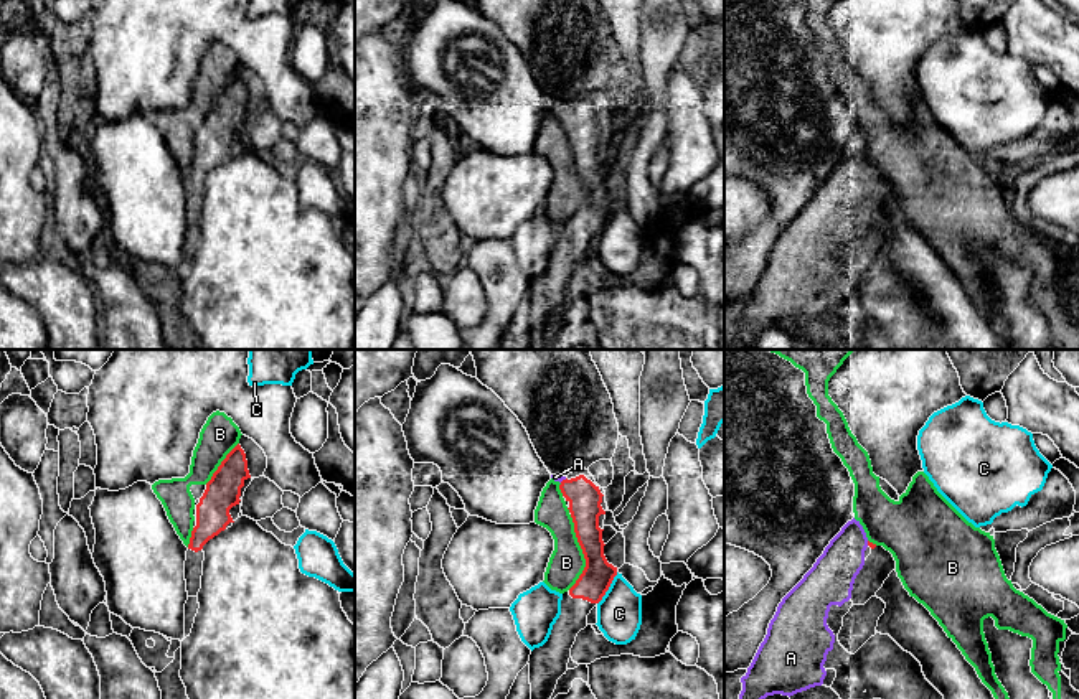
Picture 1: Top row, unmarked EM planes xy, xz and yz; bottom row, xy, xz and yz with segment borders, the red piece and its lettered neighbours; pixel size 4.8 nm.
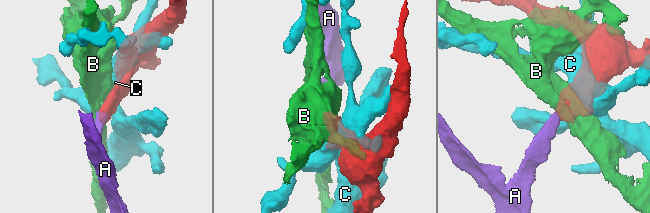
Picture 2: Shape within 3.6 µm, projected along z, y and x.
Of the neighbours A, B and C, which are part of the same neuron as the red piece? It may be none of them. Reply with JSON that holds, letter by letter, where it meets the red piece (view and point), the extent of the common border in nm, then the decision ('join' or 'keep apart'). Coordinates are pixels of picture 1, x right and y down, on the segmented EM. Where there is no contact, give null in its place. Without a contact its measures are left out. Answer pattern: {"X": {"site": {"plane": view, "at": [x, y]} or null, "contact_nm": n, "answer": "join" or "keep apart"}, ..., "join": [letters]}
{"A": {"site": {"plane": "xz", "at": [563, 480]}, "contact_nm": 40, "answer": "join"}, "B": {"site": {"plane": "xz", "at": [583, 553]}, "contact_nm": 360, "answer": "keep apart"}, "C": {"site": {"plane": "xz", "at": [607, 589]}, "contact_nm": 190, "answer": "keep apart"}, "join": ["A"]}

